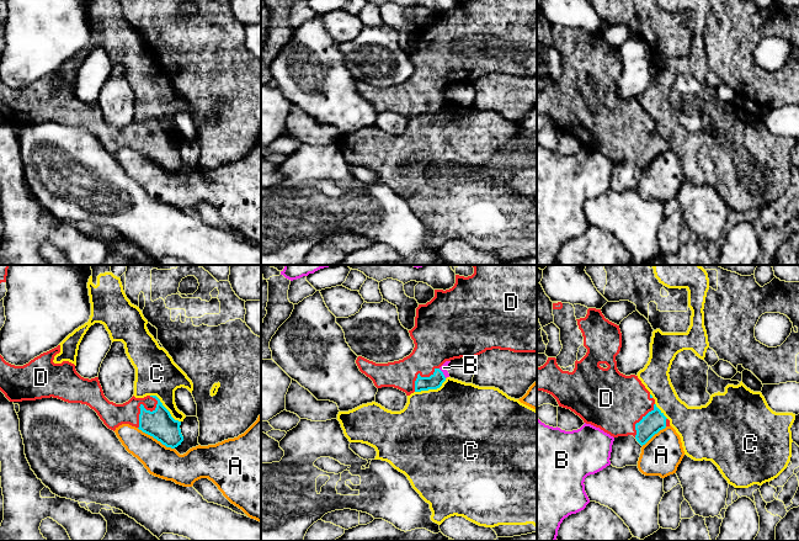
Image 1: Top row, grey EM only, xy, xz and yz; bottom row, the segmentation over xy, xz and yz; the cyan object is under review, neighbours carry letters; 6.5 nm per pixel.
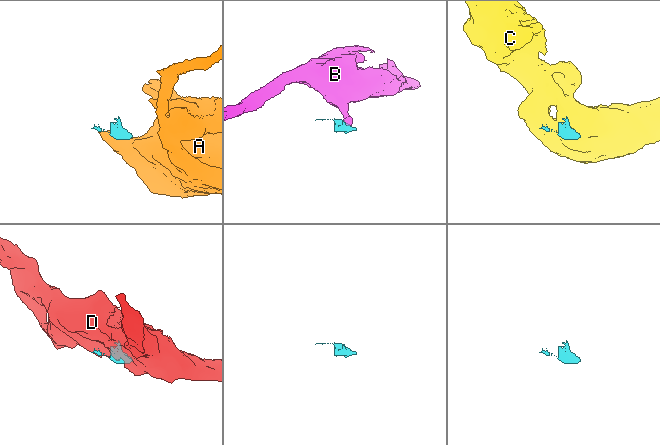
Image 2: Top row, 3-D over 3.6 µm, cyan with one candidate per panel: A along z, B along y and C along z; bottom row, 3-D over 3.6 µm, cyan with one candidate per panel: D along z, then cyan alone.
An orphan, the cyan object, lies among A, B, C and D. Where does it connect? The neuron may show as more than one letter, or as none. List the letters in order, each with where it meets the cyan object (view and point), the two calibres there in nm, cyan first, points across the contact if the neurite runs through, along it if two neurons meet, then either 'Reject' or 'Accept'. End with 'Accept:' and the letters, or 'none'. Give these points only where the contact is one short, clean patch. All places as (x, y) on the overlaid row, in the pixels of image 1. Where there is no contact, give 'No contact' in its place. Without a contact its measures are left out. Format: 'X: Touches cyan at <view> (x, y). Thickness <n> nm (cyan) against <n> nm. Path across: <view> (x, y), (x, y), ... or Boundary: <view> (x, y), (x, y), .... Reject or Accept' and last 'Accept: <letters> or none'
A: Touches cyan at xy (155, 438). Thickness 190 nm (cyan) against 200 nm. Boundary: xy (137, 428), (174, 449). Reject
B: Touches cyan at xz (442, 374). Thickness 100 nm (cyan) against 50 nm. Boundary: xz (438, 369), (446, 377). Reject
C: Touches cyan at xy (165, 408). Thickness 190 nm (cyan) against 280 nm. Boundary: xy (150, 394), (154, 394), (169, 413), (180, 422). Reject
D: Touches cyan at xy (142, 404). Thickness 190 nm (cyan) against 150 nm. Accept
Accept: D

